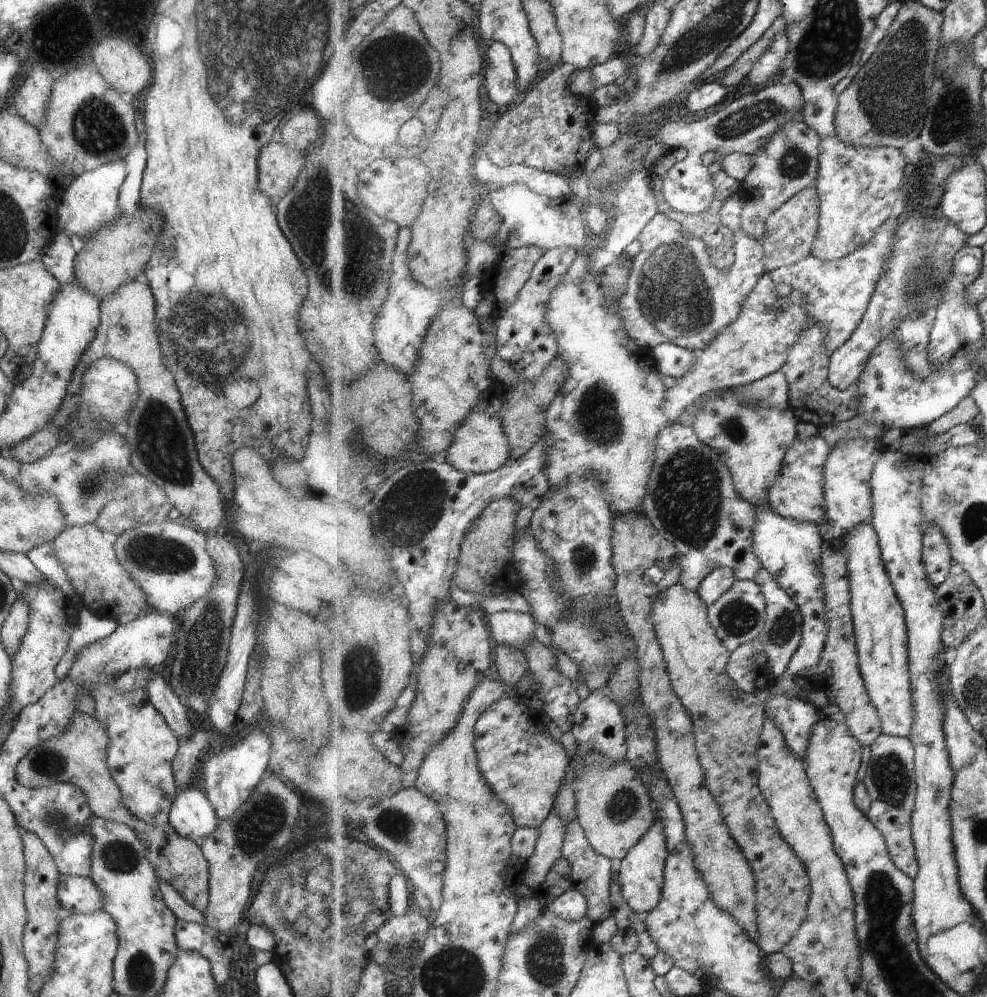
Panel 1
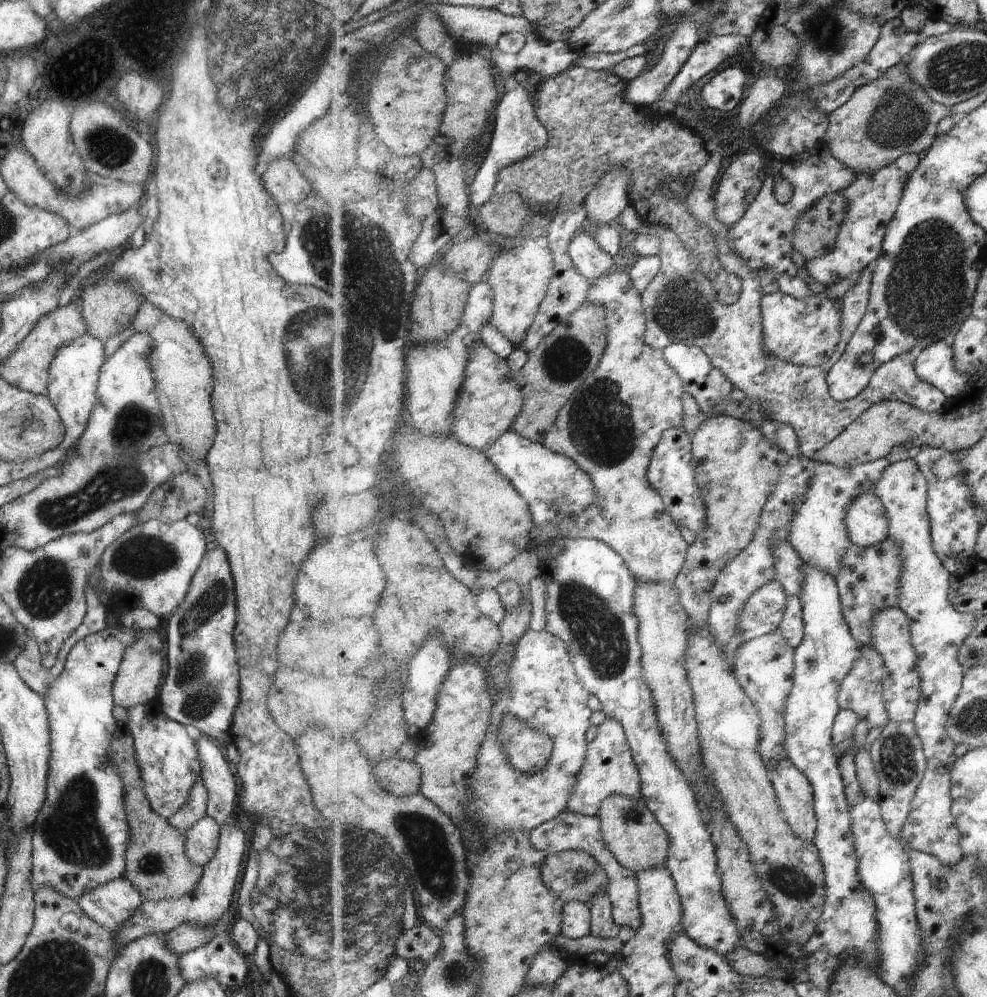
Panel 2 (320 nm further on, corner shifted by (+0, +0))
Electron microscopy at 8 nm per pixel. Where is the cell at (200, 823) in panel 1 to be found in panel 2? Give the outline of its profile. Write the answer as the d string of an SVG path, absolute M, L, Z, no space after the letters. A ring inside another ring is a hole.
M207 814L184 833L184 853L193 865L202 867L211 860L218 845L220 826Z

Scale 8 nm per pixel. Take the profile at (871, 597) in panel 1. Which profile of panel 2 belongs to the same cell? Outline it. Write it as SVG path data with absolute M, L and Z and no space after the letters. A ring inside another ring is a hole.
M899 607L883 609L874 619L874 646L882 654L888 670L883 686L891 721L914 721L922 700L922 674L918 667L918 652L912 643L911 625L912 618Z

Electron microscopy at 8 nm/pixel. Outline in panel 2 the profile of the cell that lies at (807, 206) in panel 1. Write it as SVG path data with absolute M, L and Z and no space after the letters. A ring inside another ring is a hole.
M833 193L823 197L802 218L794 245L806 262L830 255L838 248L838 238L849 212L848 198L843 193Z

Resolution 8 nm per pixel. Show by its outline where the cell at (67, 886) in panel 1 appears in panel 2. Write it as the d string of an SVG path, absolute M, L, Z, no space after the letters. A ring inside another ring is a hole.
M125 878L115 879L77 898L79 908L99 926L115 932L143 902Z

